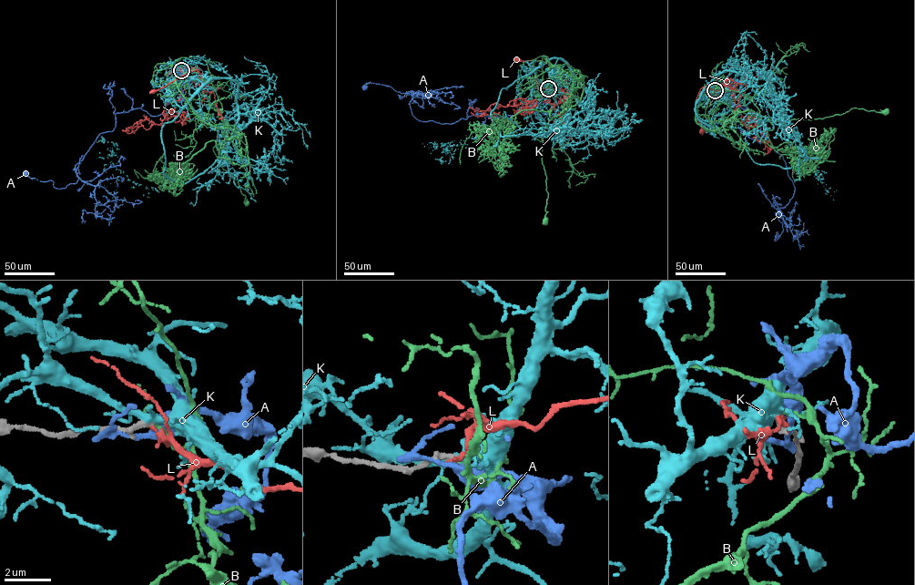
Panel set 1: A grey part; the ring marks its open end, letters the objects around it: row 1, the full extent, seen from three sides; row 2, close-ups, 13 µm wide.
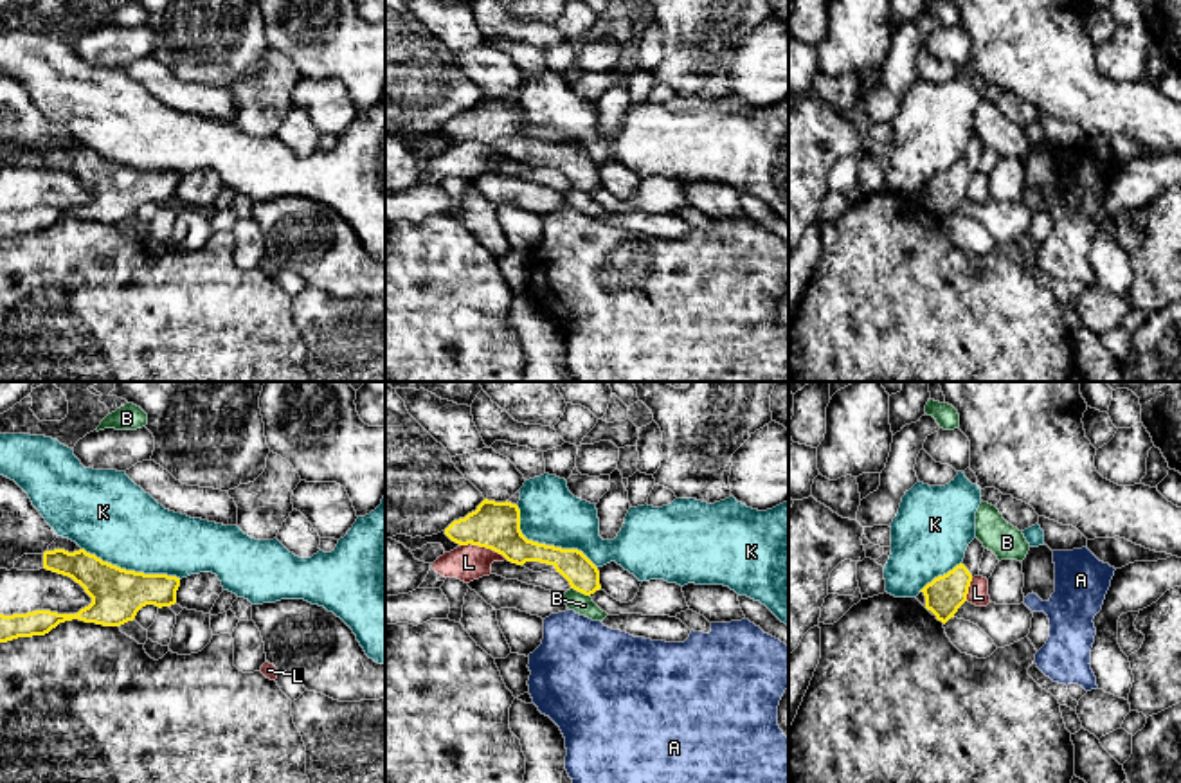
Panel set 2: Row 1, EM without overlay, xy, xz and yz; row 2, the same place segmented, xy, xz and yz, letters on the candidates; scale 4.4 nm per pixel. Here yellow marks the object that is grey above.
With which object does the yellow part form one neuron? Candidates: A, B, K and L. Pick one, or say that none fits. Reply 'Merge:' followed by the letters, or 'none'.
Merge: none

